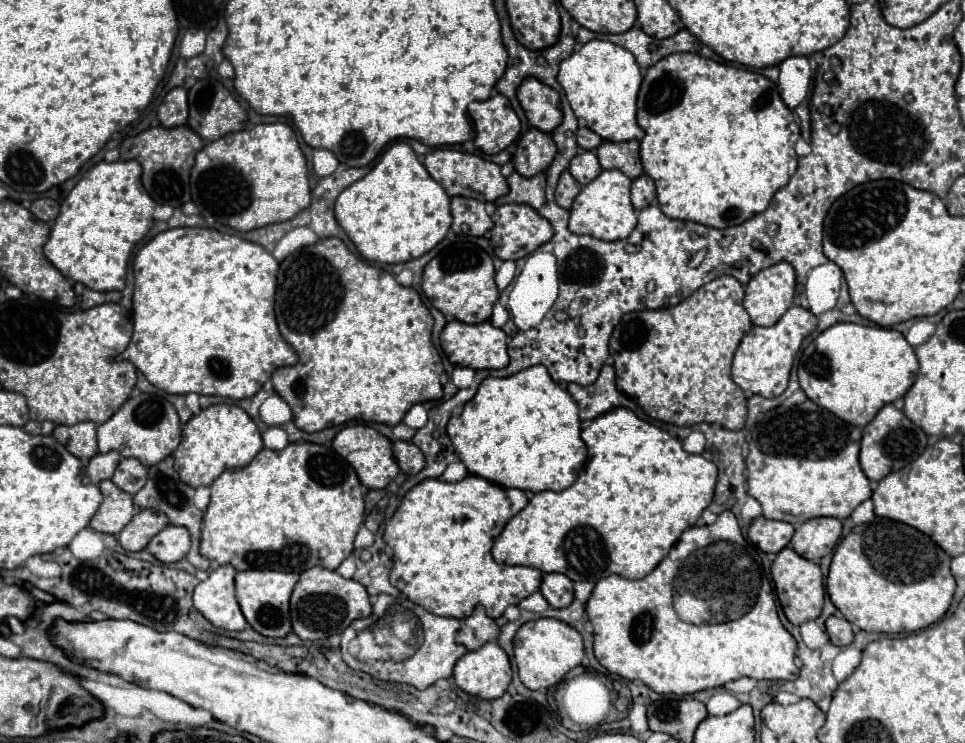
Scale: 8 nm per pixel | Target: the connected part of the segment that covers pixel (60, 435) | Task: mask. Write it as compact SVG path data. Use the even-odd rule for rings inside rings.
M93 422L57 426L53 430L53 438L81 460L89 460L97 454L97 426Z

